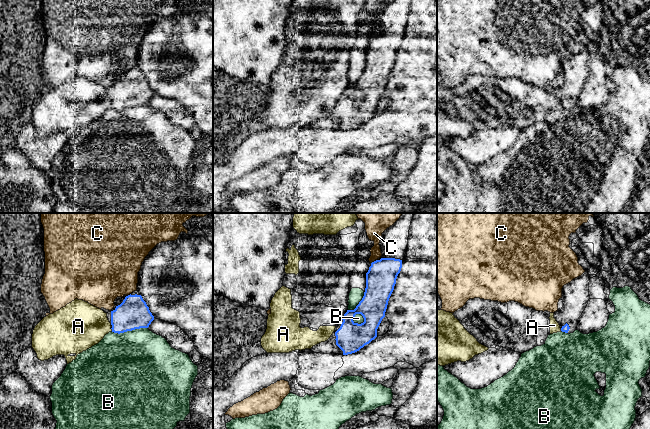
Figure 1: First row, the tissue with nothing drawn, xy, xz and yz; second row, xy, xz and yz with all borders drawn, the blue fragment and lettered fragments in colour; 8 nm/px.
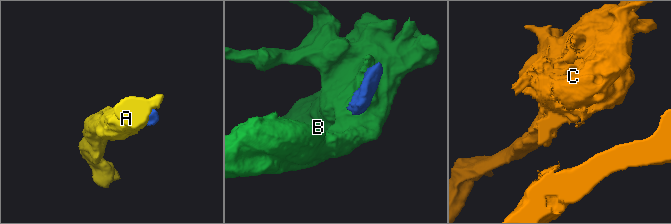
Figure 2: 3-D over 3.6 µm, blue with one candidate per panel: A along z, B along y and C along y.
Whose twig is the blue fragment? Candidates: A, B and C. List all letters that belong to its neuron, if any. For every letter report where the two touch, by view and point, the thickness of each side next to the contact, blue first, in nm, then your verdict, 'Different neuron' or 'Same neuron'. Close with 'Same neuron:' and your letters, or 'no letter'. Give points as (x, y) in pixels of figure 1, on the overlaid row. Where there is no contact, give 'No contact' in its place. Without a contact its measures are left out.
A: Touches blue at xy (111, 328). Thickness 260 nm (blue) against 380 nm. Different neuron
B: Touches blue at xy (129, 330). Thickness 260 nm (blue) against 480 nm. Different neuron
C: Touches blue at xz (372, 262). Thickness 240 nm (blue) against 130 nm. Different neuron
Same neuron: no letter

